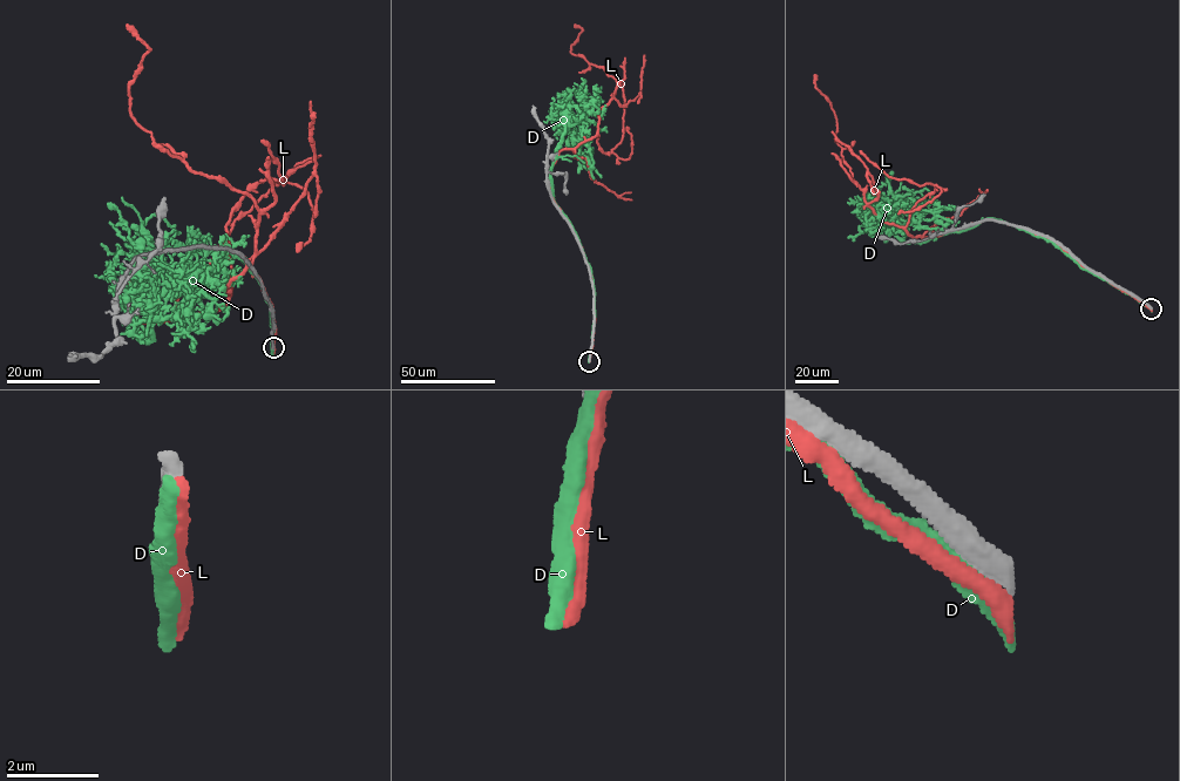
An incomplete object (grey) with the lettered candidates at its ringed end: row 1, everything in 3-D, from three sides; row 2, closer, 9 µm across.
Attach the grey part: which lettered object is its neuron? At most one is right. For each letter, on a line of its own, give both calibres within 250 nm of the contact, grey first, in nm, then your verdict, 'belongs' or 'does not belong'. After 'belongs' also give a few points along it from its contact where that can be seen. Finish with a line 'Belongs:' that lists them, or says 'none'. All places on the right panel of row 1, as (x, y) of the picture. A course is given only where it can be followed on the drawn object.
D: calibres 650 and 440 nm; does not belong
L: calibres 600 and 360 nm; does not belong
Belongs: none

